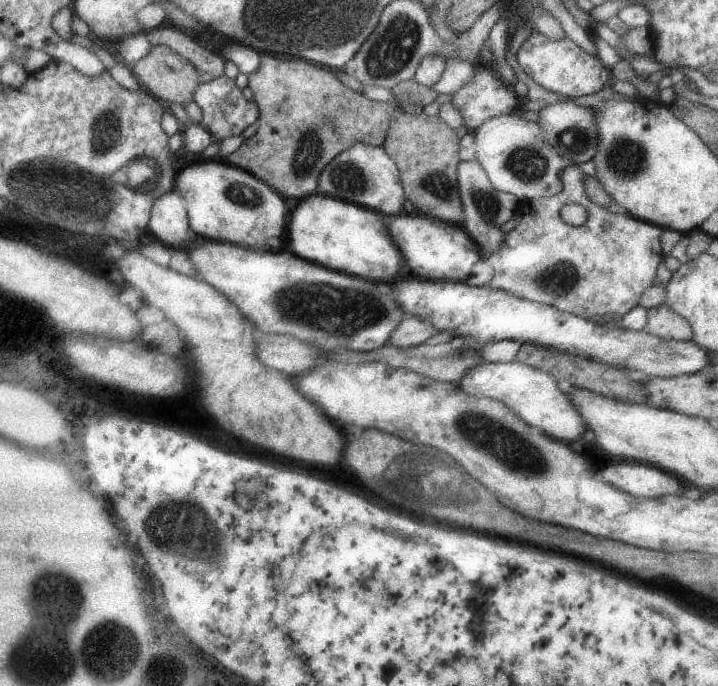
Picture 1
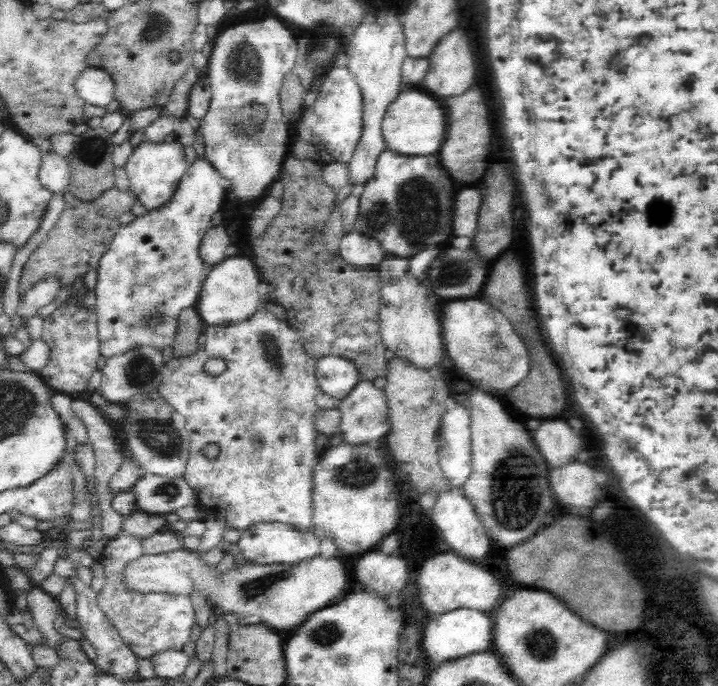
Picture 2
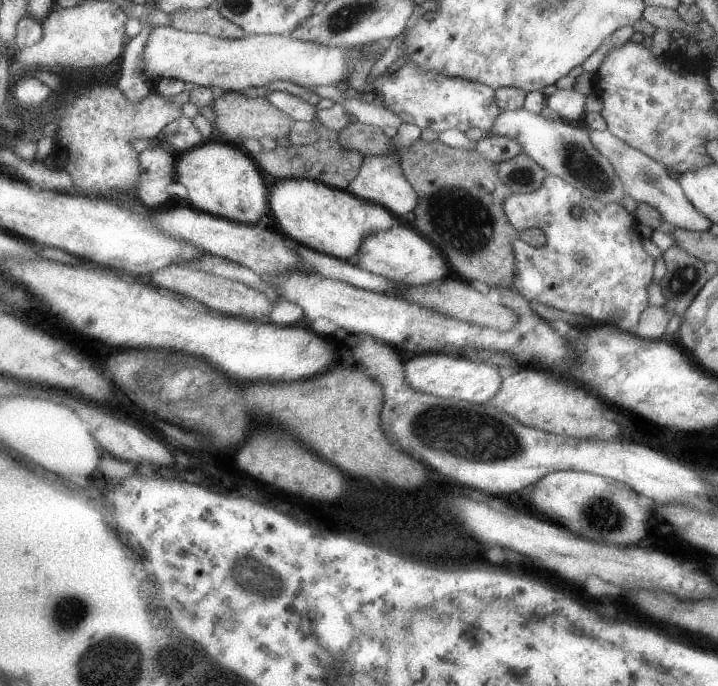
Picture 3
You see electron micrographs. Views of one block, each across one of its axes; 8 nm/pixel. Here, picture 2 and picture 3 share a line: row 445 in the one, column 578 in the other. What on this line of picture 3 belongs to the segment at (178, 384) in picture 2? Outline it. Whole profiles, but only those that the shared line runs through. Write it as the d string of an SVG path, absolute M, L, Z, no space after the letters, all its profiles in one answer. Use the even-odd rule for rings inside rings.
M547 174L542 181L542 186L537 188L531 193L512 194L512 196L505 202L504 205L506 214L508 215L509 221L513 224L513 229L519 234L520 231L529 228L538 228L543 231L545 235L545 244L540 248L532 248L529 244L525 244L519 239L513 240L513 257L515 258L515 270L513 272L513 285L514 292L518 292L528 303L539 302L547 307L555 308L559 311L570 313L575 322L587 322L592 324L603 323L605 325L613 324L613 320L617 323L614 325L623 332L629 332L634 334L633 326L637 324L637 319L641 310L648 306L647 304L647 288L653 279L654 272L654 258L649 256L642 248L643 238L636 232L636 221L634 217L621 207L618 203L603 203L596 199L591 199L582 196L575 187L565 183L561 178L555 177L554 175ZM618 311L619 317L613 318L613 313Z

